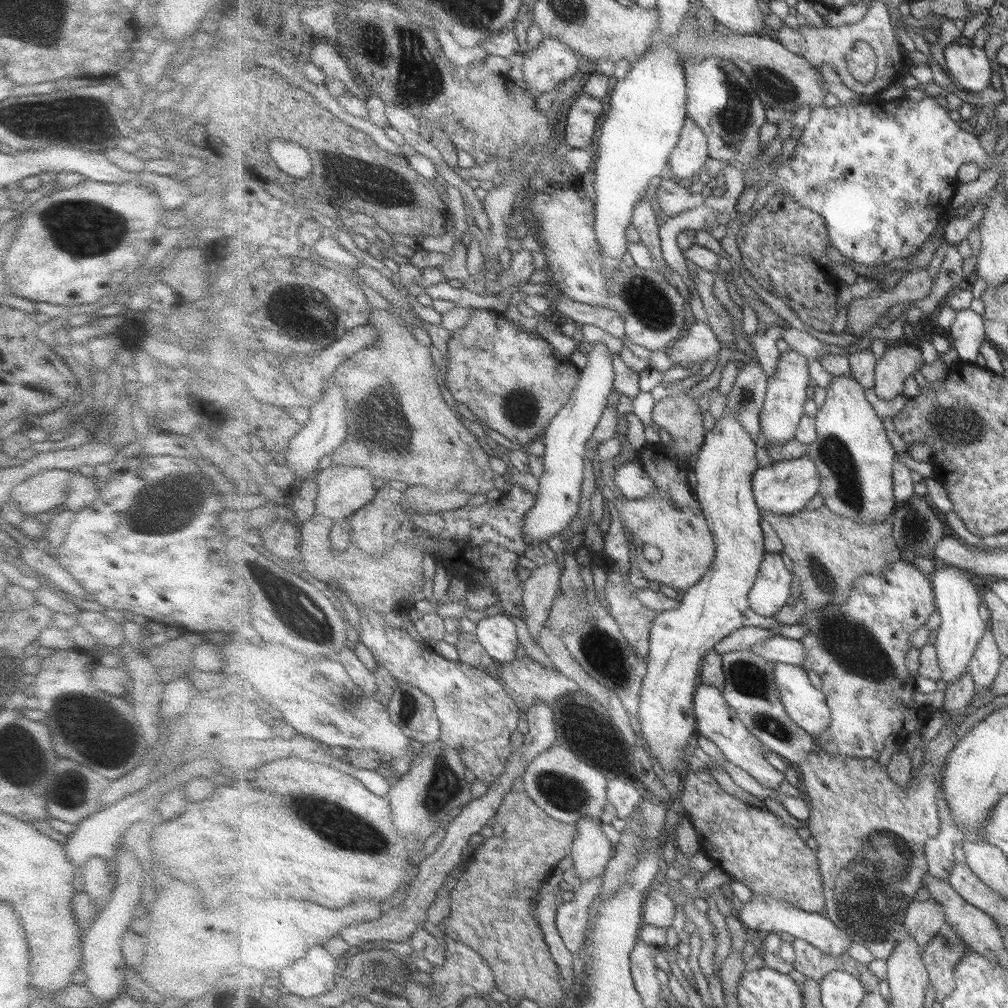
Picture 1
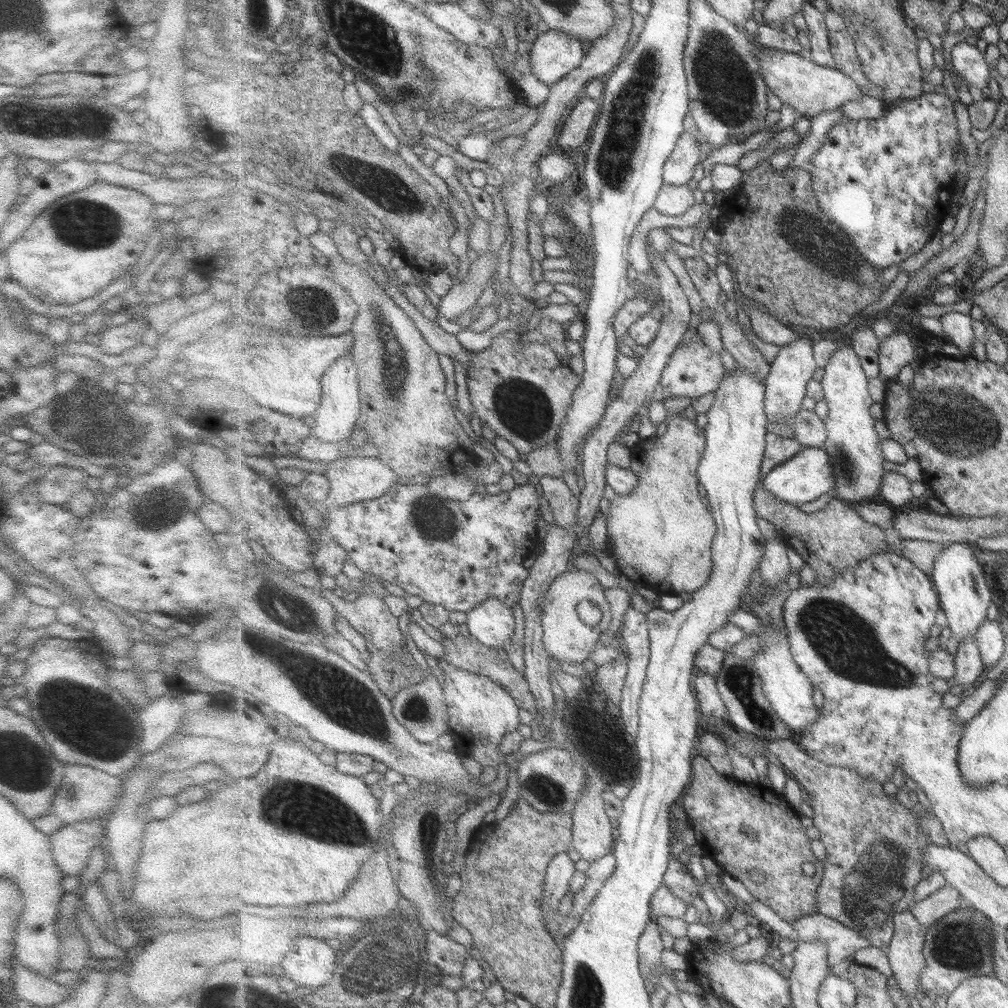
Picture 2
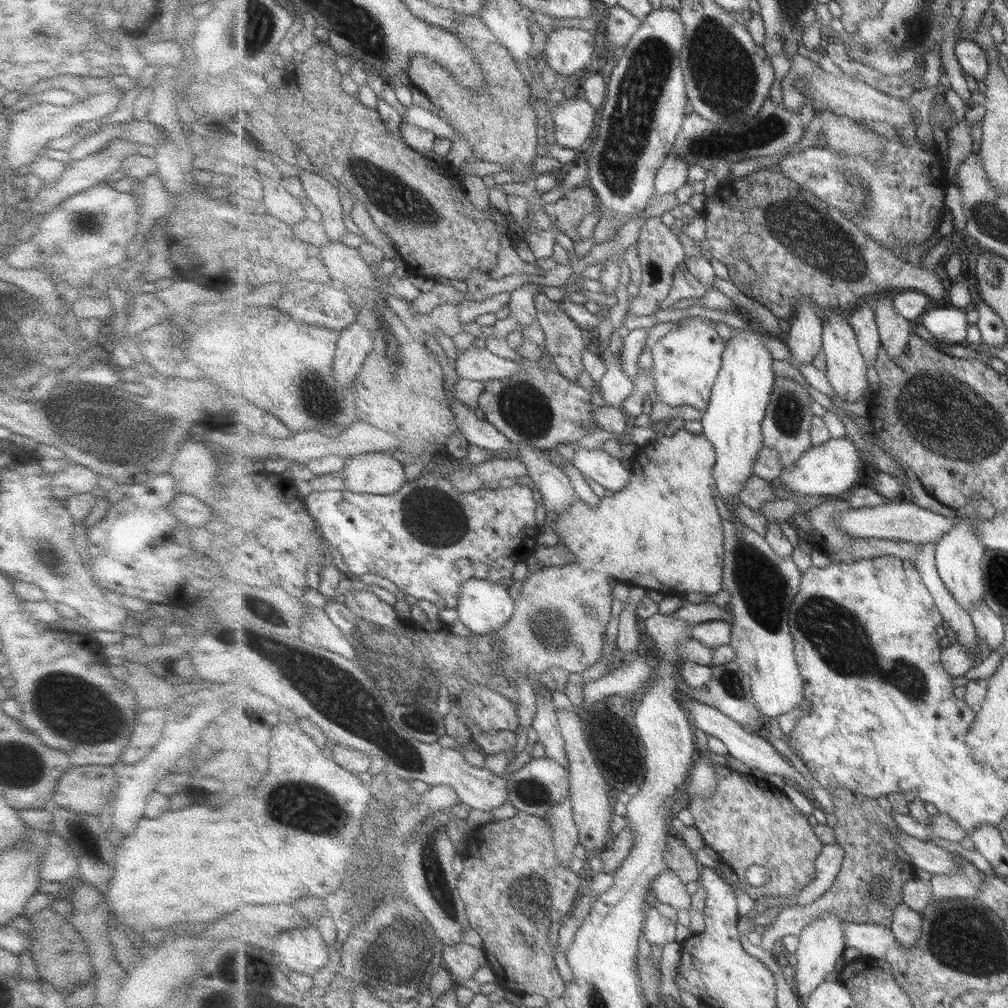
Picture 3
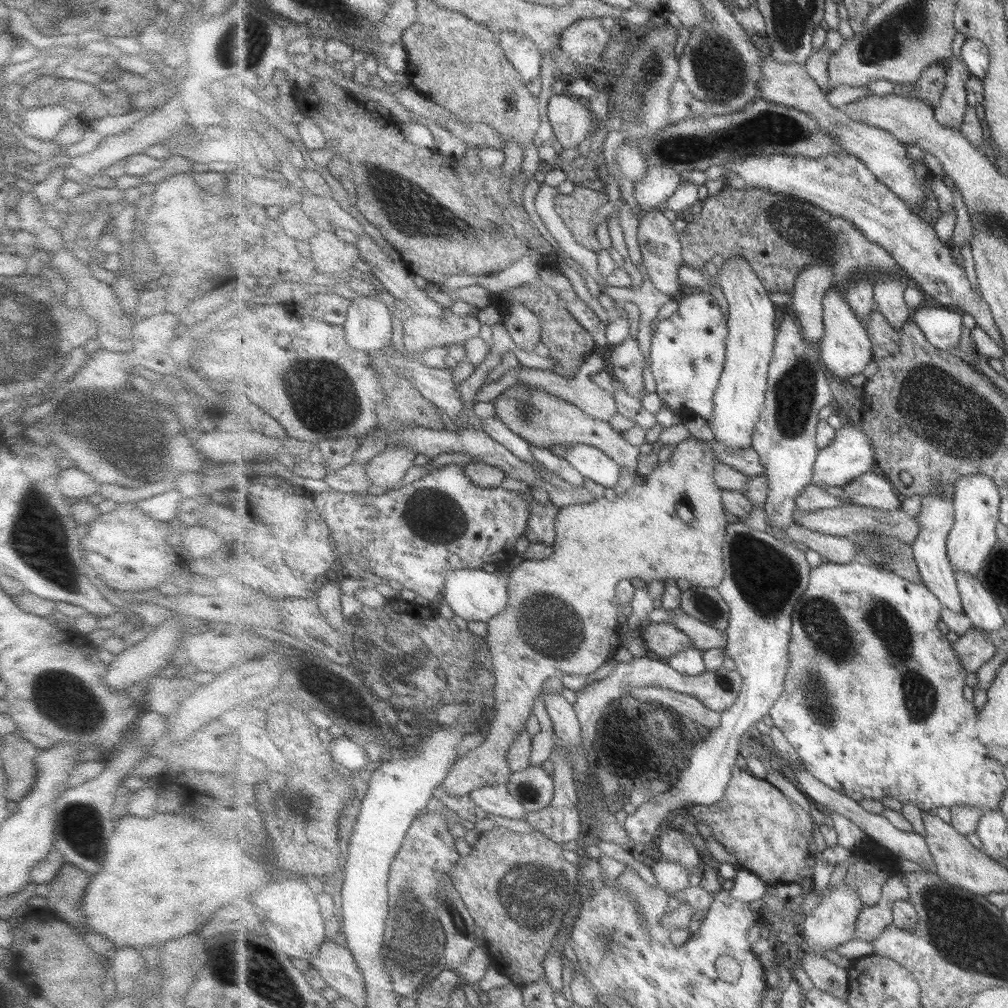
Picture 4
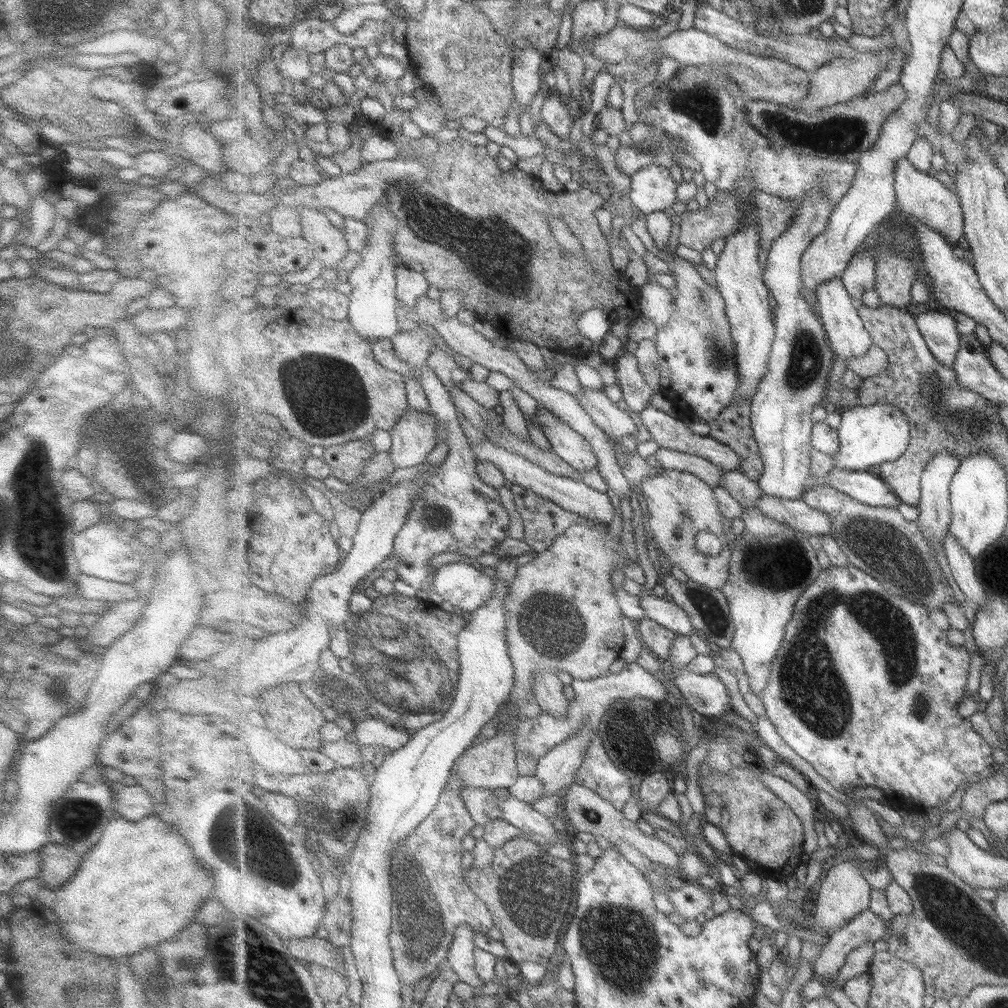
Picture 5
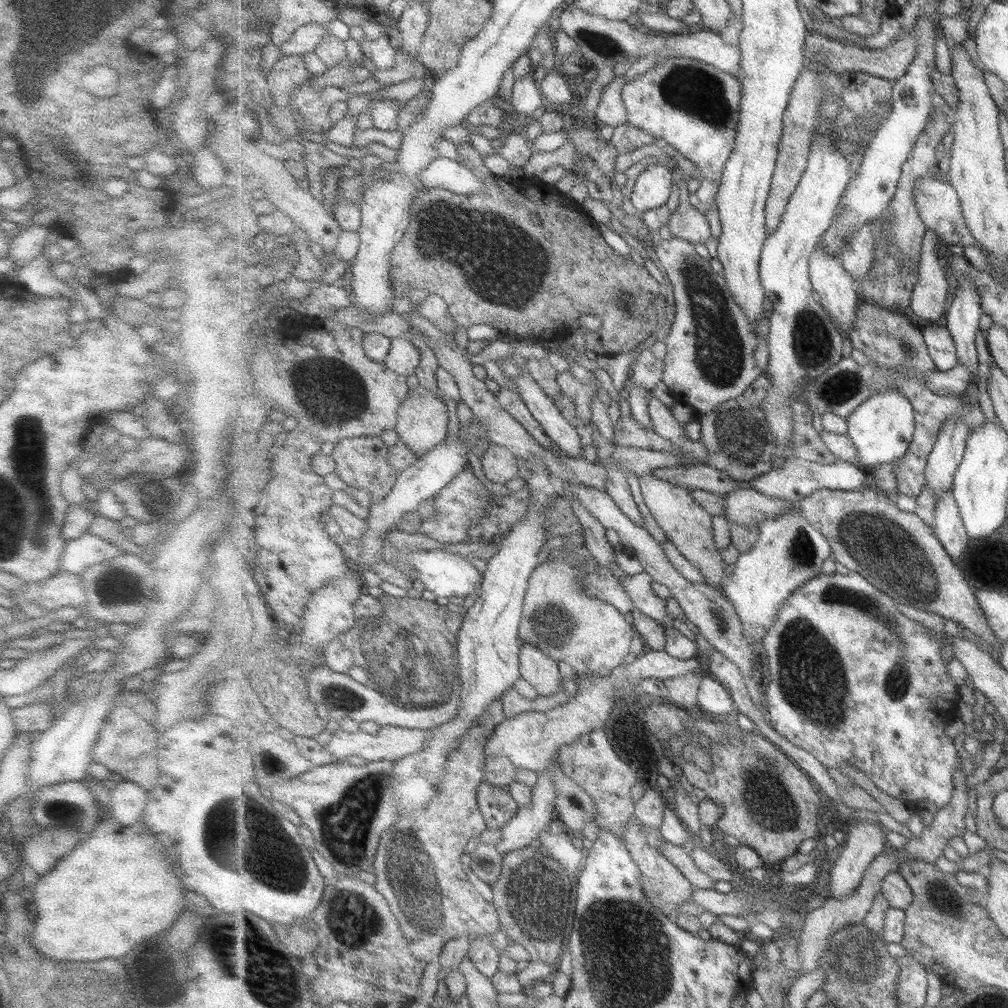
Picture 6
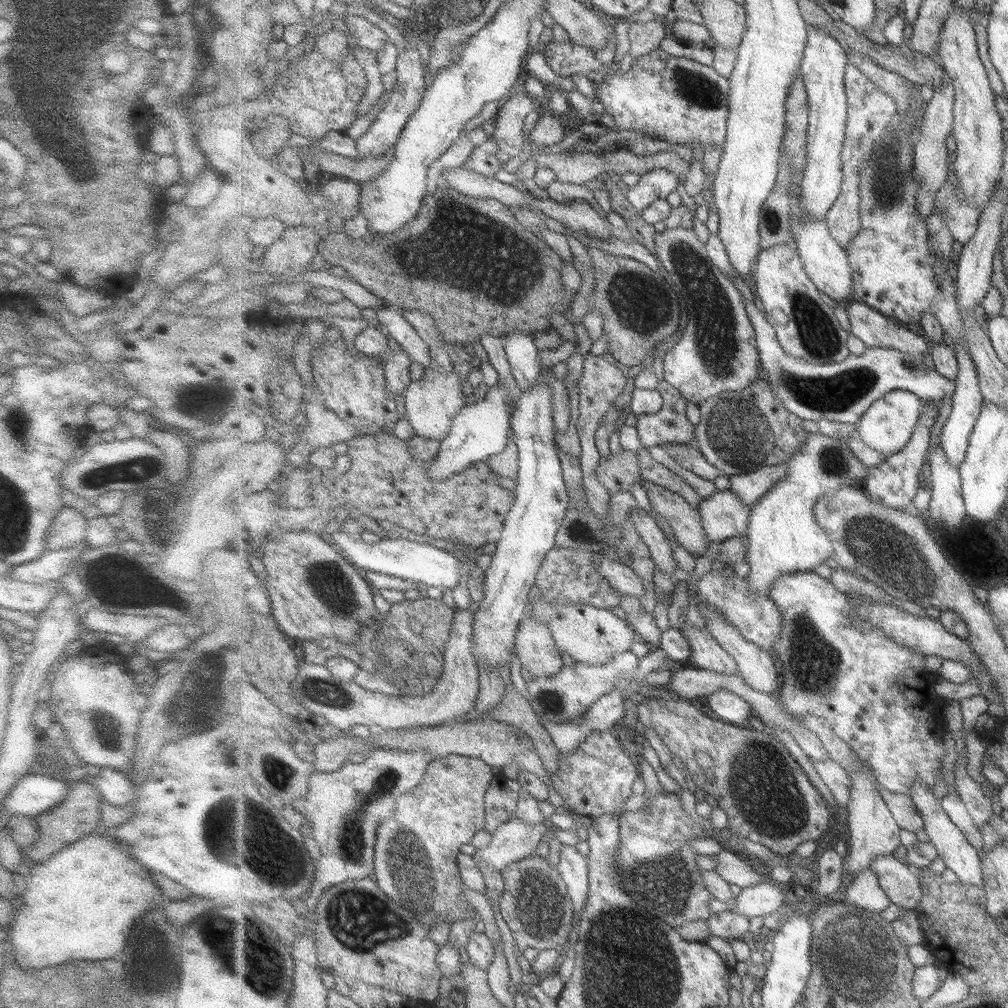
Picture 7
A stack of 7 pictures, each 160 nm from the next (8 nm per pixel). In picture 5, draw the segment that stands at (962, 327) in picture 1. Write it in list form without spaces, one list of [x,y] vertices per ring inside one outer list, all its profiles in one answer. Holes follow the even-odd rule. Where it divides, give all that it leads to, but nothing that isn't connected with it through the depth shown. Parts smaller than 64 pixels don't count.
[[[929,310],[926,313],[917,314],[916,321],[931,353],[945,367],[954,369],[962,334],[957,328],[953,313]]]

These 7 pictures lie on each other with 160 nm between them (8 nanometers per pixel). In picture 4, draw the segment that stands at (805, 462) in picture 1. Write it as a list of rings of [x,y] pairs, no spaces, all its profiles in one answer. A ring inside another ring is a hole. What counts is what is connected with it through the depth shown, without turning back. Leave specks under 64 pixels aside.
[[[847,422],[837,429],[835,440],[827,448],[821,448],[814,465],[813,484],[823,487],[825,485],[846,485],[858,476],[869,473],[871,468],[878,462],[876,446],[868,435],[864,425],[855,425]]]

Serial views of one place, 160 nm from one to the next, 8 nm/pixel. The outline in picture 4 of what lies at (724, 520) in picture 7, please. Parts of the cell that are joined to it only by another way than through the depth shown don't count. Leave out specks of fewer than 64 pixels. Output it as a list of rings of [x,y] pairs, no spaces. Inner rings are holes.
[[[849,503],[839,508],[819,510],[817,512],[799,512],[799,510],[796,510],[794,522],[813,532],[822,532],[831,536],[850,537],[858,532],[867,531],[870,533],[879,533],[883,537],[896,536],[907,544],[912,544],[920,531],[918,515],[911,517],[901,509],[881,512],[878,509],[863,507],[854,503]]]

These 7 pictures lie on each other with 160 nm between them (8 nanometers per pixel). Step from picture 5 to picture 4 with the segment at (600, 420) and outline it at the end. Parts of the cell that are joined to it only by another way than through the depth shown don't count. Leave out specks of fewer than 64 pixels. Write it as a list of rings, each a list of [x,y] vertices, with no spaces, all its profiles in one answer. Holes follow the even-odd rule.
[[[597,350],[590,356],[587,356],[583,360],[583,366],[579,366],[581,370],[574,377],[567,378],[554,374],[552,371],[534,370],[529,368],[523,368],[519,365],[517,369],[517,376],[520,376],[520,383],[529,385],[539,390],[552,393],[555,396],[561,397],[563,400],[567,400],[580,408],[583,412],[586,412],[589,416],[596,418],[599,421],[611,422],[611,419],[618,413],[616,400],[614,393],[608,390],[603,390],[595,381],[594,377],[606,370],[605,366],[607,362],[598,356]]]

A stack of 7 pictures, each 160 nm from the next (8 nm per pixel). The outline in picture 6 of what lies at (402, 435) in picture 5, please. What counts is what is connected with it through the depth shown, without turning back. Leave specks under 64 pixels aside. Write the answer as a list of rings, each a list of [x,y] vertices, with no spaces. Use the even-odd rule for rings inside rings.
[[[418,384],[411,387],[407,398],[400,406],[395,430],[403,441],[419,458],[439,446],[449,434],[449,412],[447,400],[436,392]]]

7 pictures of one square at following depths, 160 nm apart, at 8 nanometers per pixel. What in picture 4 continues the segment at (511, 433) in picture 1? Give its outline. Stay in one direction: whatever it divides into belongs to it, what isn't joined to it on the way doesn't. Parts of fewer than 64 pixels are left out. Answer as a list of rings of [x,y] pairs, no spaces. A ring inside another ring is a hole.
[[[517,384],[510,387],[493,402],[496,416],[499,417],[513,432],[519,433],[532,445],[547,448],[560,444],[565,447],[569,444],[586,444],[600,448],[617,461],[621,468],[628,468],[630,472],[637,472],[637,464],[643,459],[639,447],[633,446],[622,432],[616,431],[611,423],[599,421],[575,404],[563,400],[552,393]]]

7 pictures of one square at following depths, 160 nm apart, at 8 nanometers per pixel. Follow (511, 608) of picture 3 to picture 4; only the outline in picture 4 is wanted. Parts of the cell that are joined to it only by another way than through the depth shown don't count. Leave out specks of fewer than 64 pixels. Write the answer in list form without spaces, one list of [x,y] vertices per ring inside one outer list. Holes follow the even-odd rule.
[[[460,568],[446,576],[444,586],[445,602],[453,613],[466,621],[489,622],[509,606],[509,579],[510,575],[503,573],[497,575],[491,569]]]

